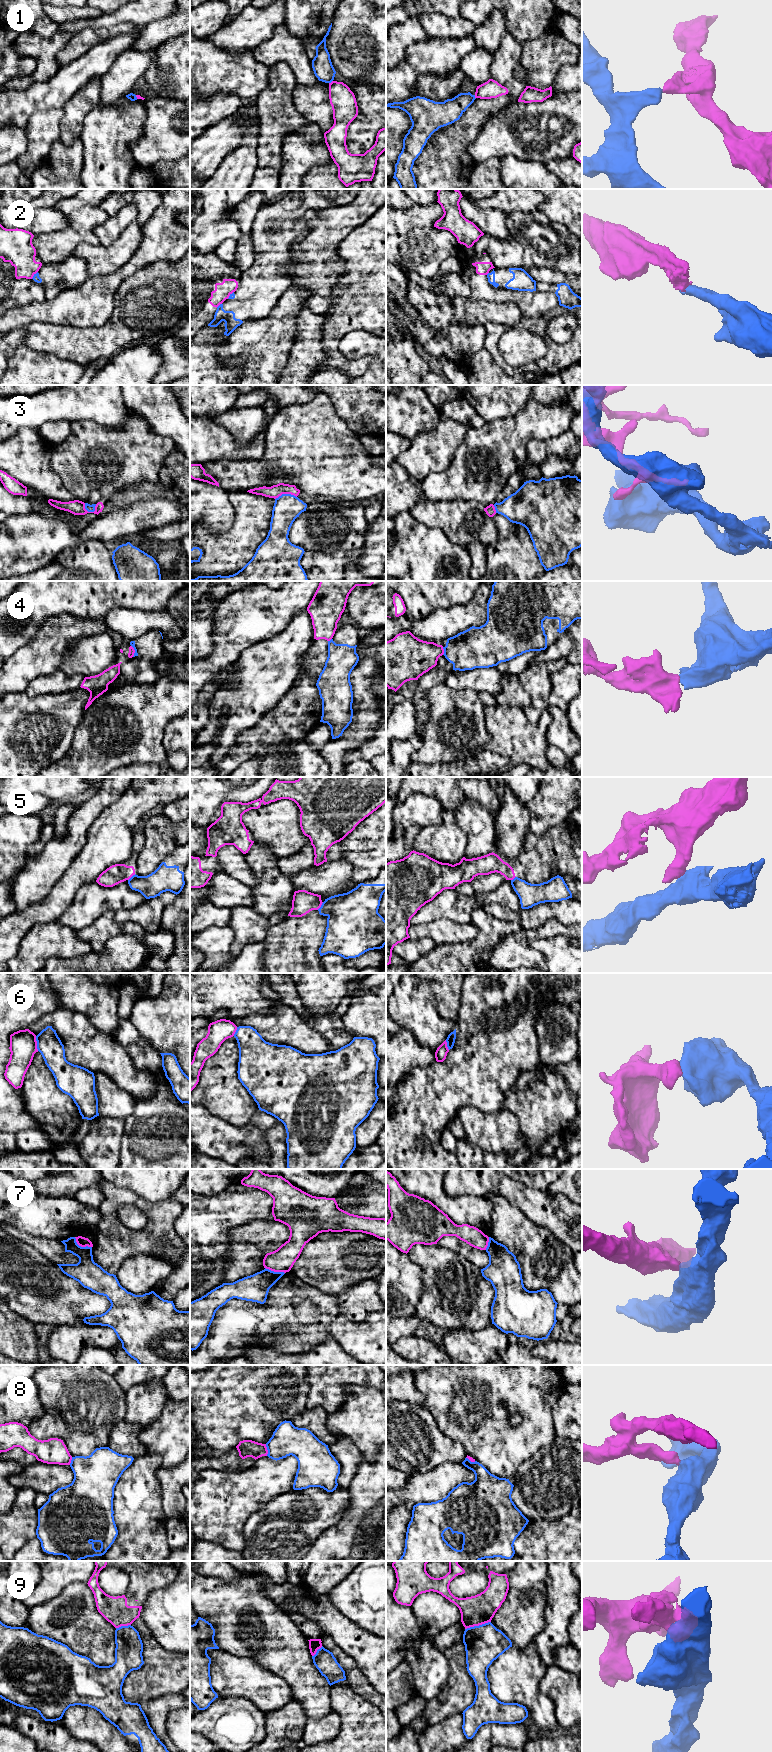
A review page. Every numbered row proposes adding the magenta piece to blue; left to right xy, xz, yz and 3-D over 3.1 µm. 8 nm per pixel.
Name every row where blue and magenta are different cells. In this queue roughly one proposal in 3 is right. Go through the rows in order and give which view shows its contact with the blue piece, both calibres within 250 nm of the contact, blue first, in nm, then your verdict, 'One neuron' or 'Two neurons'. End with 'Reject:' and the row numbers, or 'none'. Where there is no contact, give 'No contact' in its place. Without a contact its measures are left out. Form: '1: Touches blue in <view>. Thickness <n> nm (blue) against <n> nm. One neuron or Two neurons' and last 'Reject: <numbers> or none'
1: Touches blue in xz. Thickness 160 nm (blue) against 200 nm. Two neurons
2: Touches blue in xy. Thickness 60 nm (blue) against 240 nm. Two neurons
3: Touches blue in xy. Thickness 60 nm (blue) against 120 nm. Two neurons
4: Touches blue in yz. Thickness 320 nm (blue) against 300 nm. Two neurons
5: Touches blue in xz. Thickness 360 nm (blue) against 180 nm. Two neurons
6: Touches blue in xy. Thickness 190 nm (blue) against 220 nm. Two neurons
7: Touches blue in xy. Thickness 220 nm (blue) against 80 nm. Two neurons
8: Touches blue in xz. Thickness 240 nm (blue) against 140 nm. Two neurons
9: Touches blue in yz. Thickness 300 nm (blue) against 240 nm. Two neurons
Reject: 1, 2, 3, 4, 5, 6, 7, 8, 9

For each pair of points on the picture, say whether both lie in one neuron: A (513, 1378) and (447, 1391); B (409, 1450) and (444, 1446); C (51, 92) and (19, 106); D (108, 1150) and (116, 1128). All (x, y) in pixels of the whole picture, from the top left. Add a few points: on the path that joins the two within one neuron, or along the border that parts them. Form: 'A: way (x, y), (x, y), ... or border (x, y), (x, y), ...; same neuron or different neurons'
A: way (496, 1398), (487, 1411), (477, 1401), (464, 1405); same neuron
B: way (418, 1447), (435, 1447); same neuron
C: way (43, 96), (27, 102); same neuron
D: way (108, 1145), (108, 1136), (111, 1133); same neuron

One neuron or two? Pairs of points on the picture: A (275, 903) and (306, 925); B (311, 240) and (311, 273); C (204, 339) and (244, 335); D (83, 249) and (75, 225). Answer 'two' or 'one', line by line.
A: two
B: one
C: two
D: two

